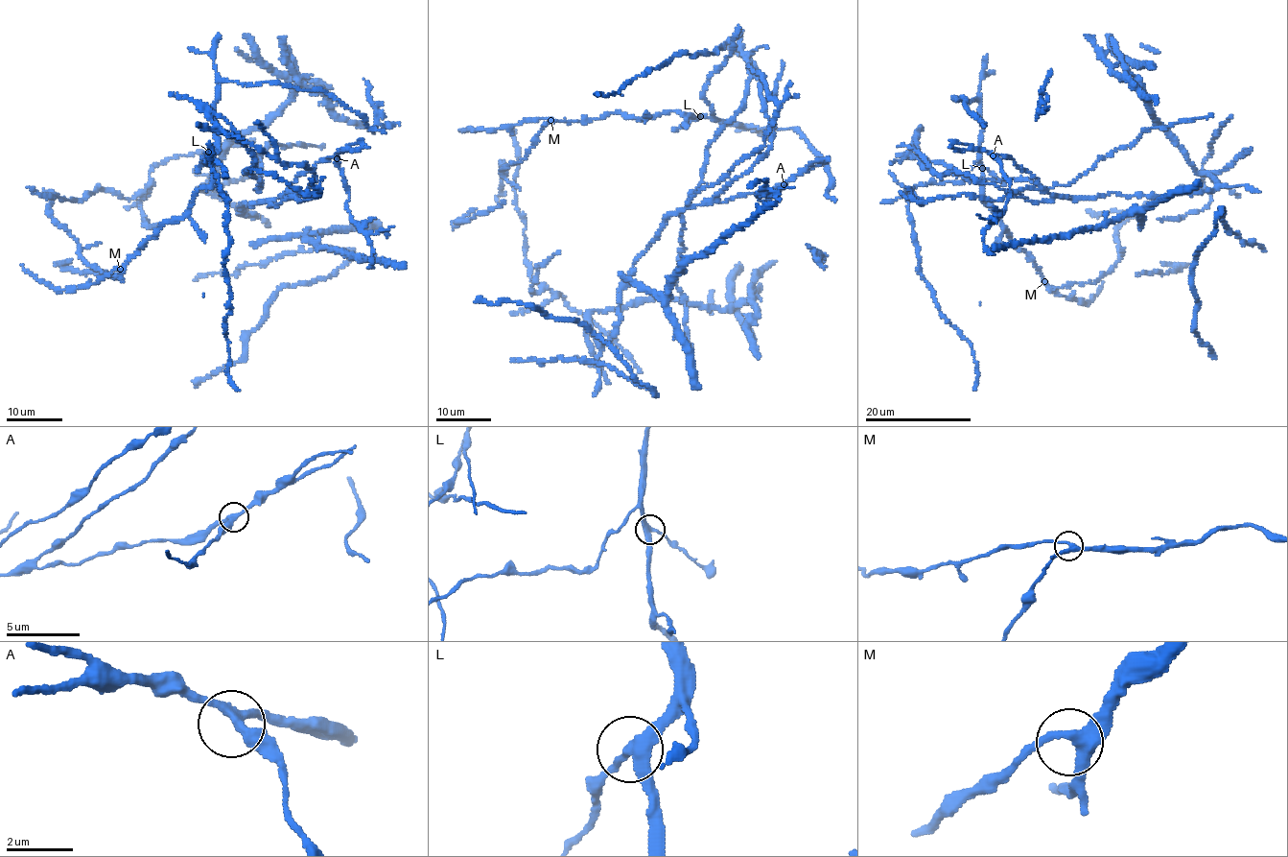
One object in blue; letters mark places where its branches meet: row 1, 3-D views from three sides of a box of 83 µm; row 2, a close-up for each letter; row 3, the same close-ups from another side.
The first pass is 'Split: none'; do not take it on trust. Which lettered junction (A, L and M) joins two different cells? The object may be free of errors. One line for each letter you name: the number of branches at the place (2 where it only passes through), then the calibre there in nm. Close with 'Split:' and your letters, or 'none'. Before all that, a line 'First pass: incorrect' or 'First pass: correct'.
First pass: incorrect
L: Branches: 3. Thickness 300 nm
Split: L

